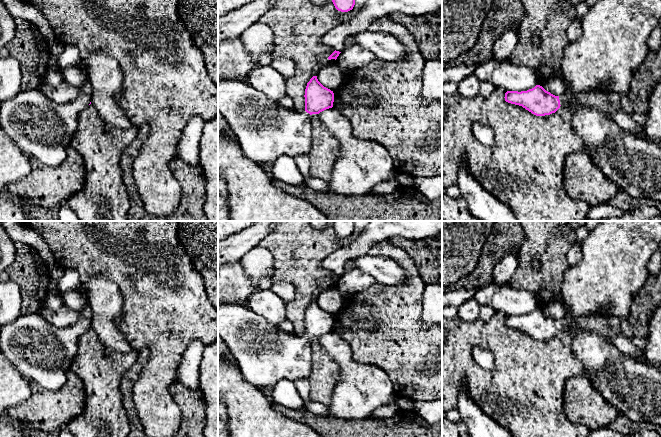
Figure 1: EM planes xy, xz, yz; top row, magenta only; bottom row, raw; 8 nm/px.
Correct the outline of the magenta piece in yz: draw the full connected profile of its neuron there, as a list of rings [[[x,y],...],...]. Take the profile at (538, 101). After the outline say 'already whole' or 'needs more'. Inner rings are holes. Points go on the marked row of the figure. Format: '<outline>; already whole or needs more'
[[[536,85],[527,91],[507,91],[505,101],[519,105],[536,116],[555,113],[561,106],[570,105],[572,111],[572,127],[585,145],[586,152],[603,174],[620,190],[626,191],[634,200],[650,198],[661,204],[661,148],[657,143],[623,130],[618,124],[605,117],[592,107],[576,107],[573,100],[577,93],[563,86],[561,95],[555,96],[542,86]]]; needs more

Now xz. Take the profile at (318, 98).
[[[313,76],[305,89],[305,110],[287,110],[241,80],[218,80],[218,111],[226,119],[243,154],[271,165],[282,155],[308,155],[311,115],[332,108],[334,93]]]; needs more

